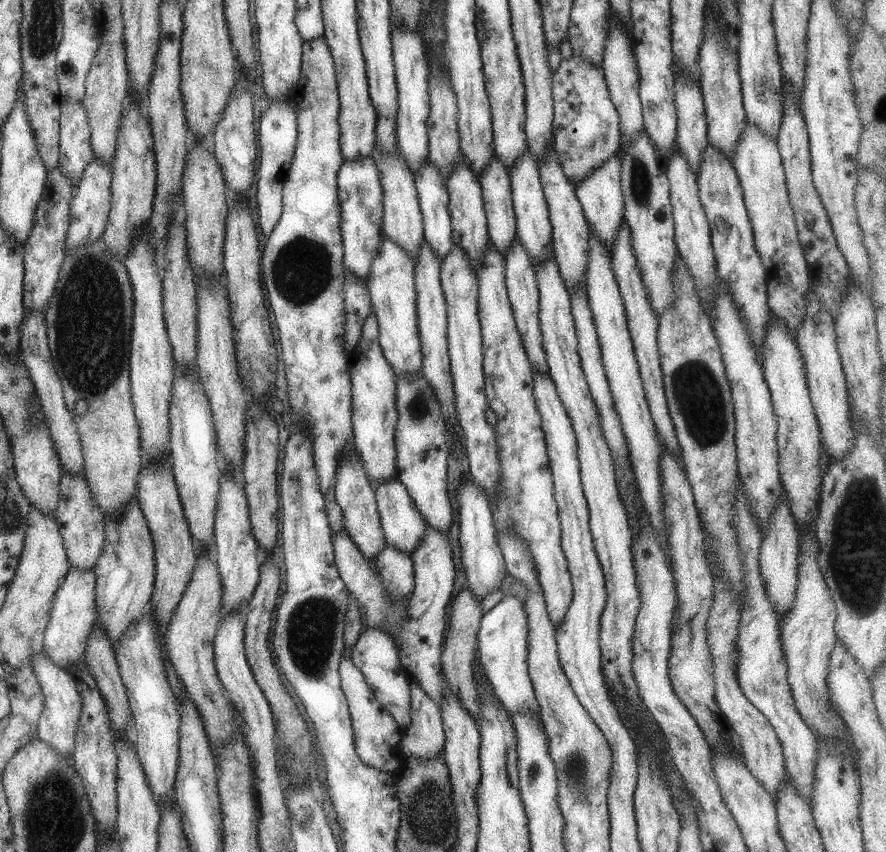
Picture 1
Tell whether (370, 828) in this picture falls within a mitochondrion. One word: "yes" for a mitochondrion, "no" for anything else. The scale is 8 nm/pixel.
no

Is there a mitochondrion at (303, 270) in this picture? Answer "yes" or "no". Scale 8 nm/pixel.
yes

